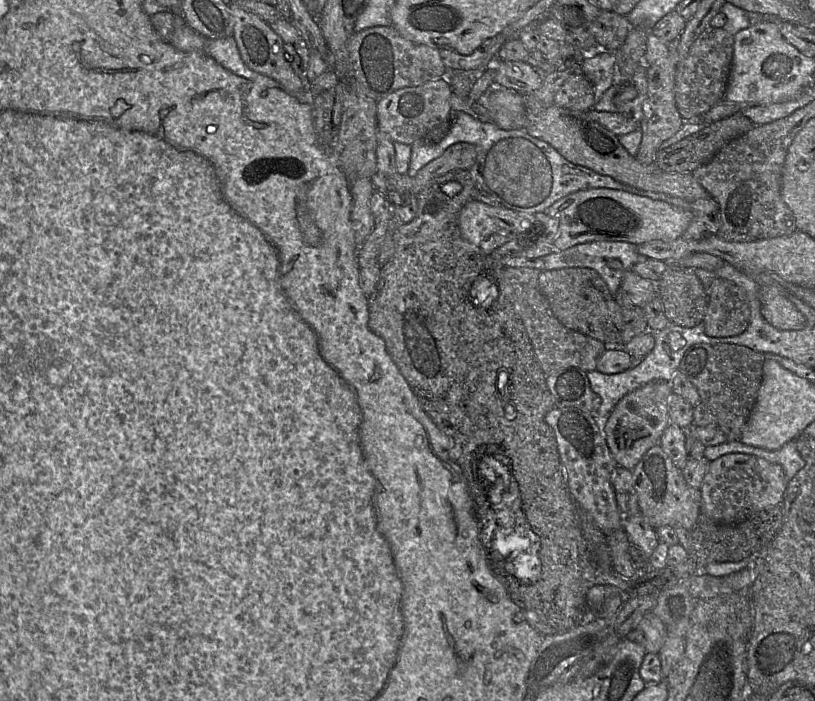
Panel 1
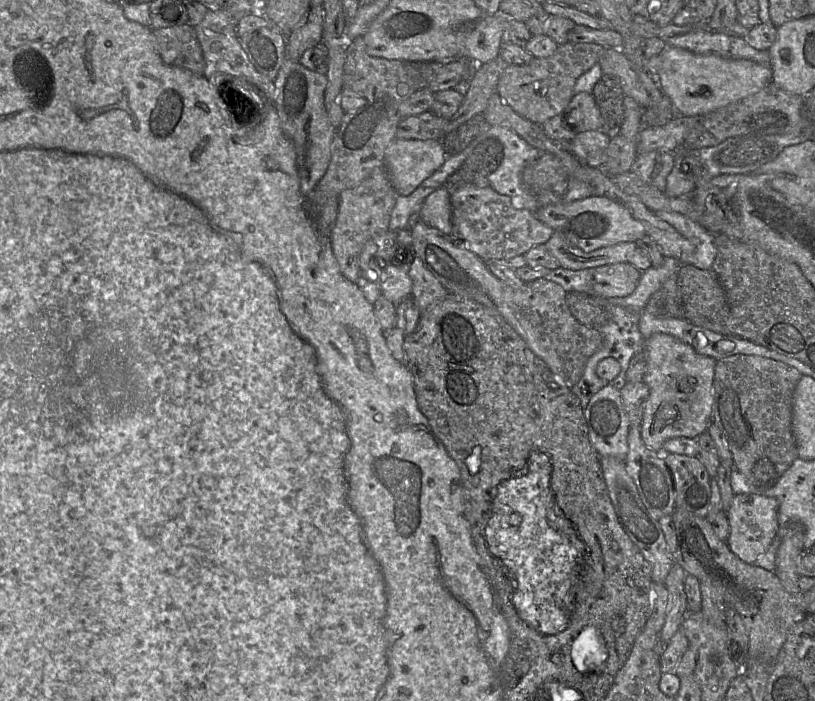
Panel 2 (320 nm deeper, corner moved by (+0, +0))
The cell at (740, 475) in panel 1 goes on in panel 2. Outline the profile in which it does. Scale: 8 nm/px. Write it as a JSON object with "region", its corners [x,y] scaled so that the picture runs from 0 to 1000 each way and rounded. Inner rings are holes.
{"region":[[[902,705],[892,730],[896,760],[892,777],[910,800],[925,805],[944,782],[956,757],[956,716],[934,705]]]}

